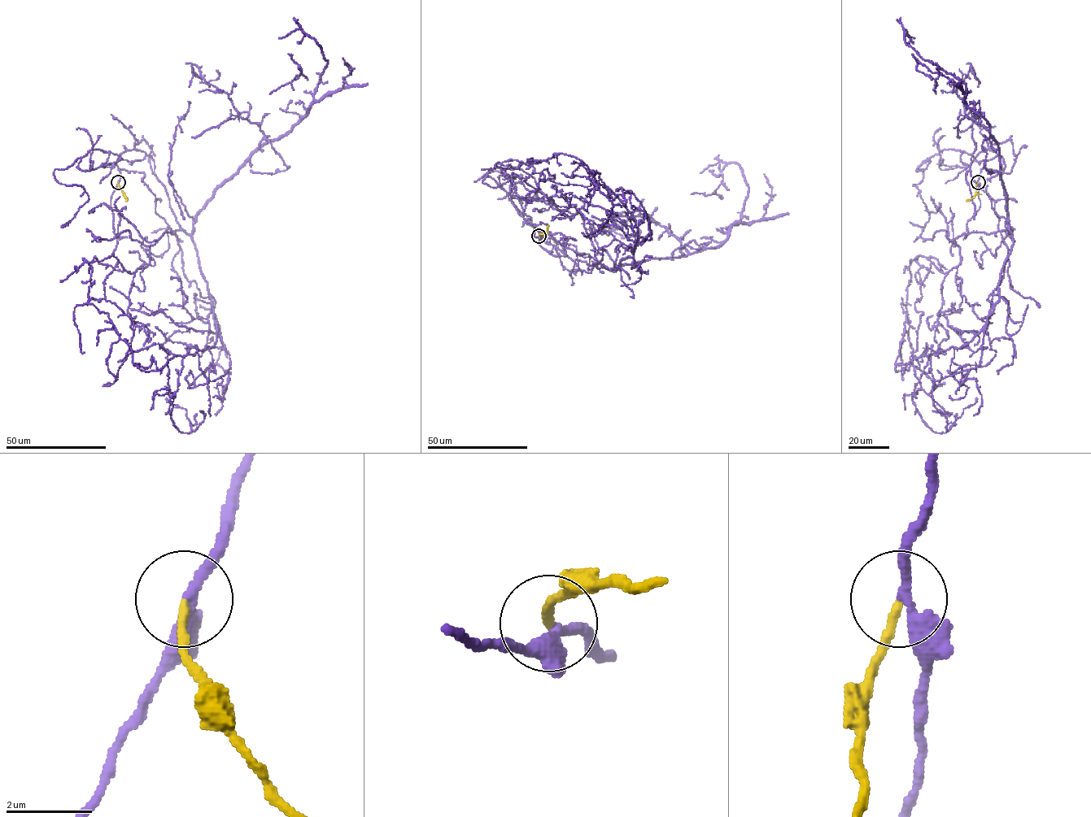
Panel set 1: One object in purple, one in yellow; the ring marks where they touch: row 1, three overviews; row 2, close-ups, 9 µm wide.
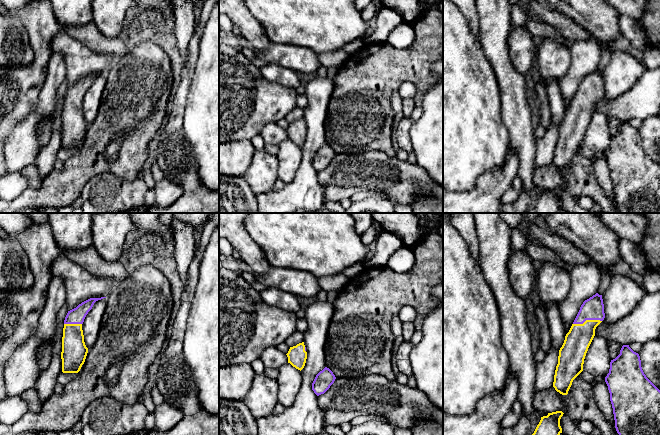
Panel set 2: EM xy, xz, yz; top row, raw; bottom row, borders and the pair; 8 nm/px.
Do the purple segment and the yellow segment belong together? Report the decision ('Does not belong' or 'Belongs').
Belongs

